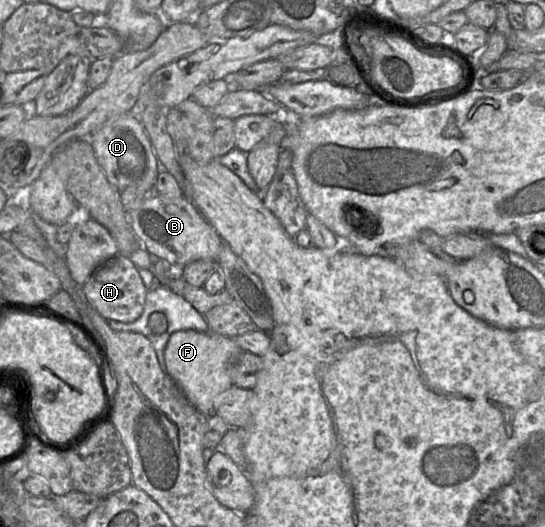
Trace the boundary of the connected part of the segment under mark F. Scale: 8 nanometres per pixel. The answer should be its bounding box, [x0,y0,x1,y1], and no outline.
[164,330,245,416]

